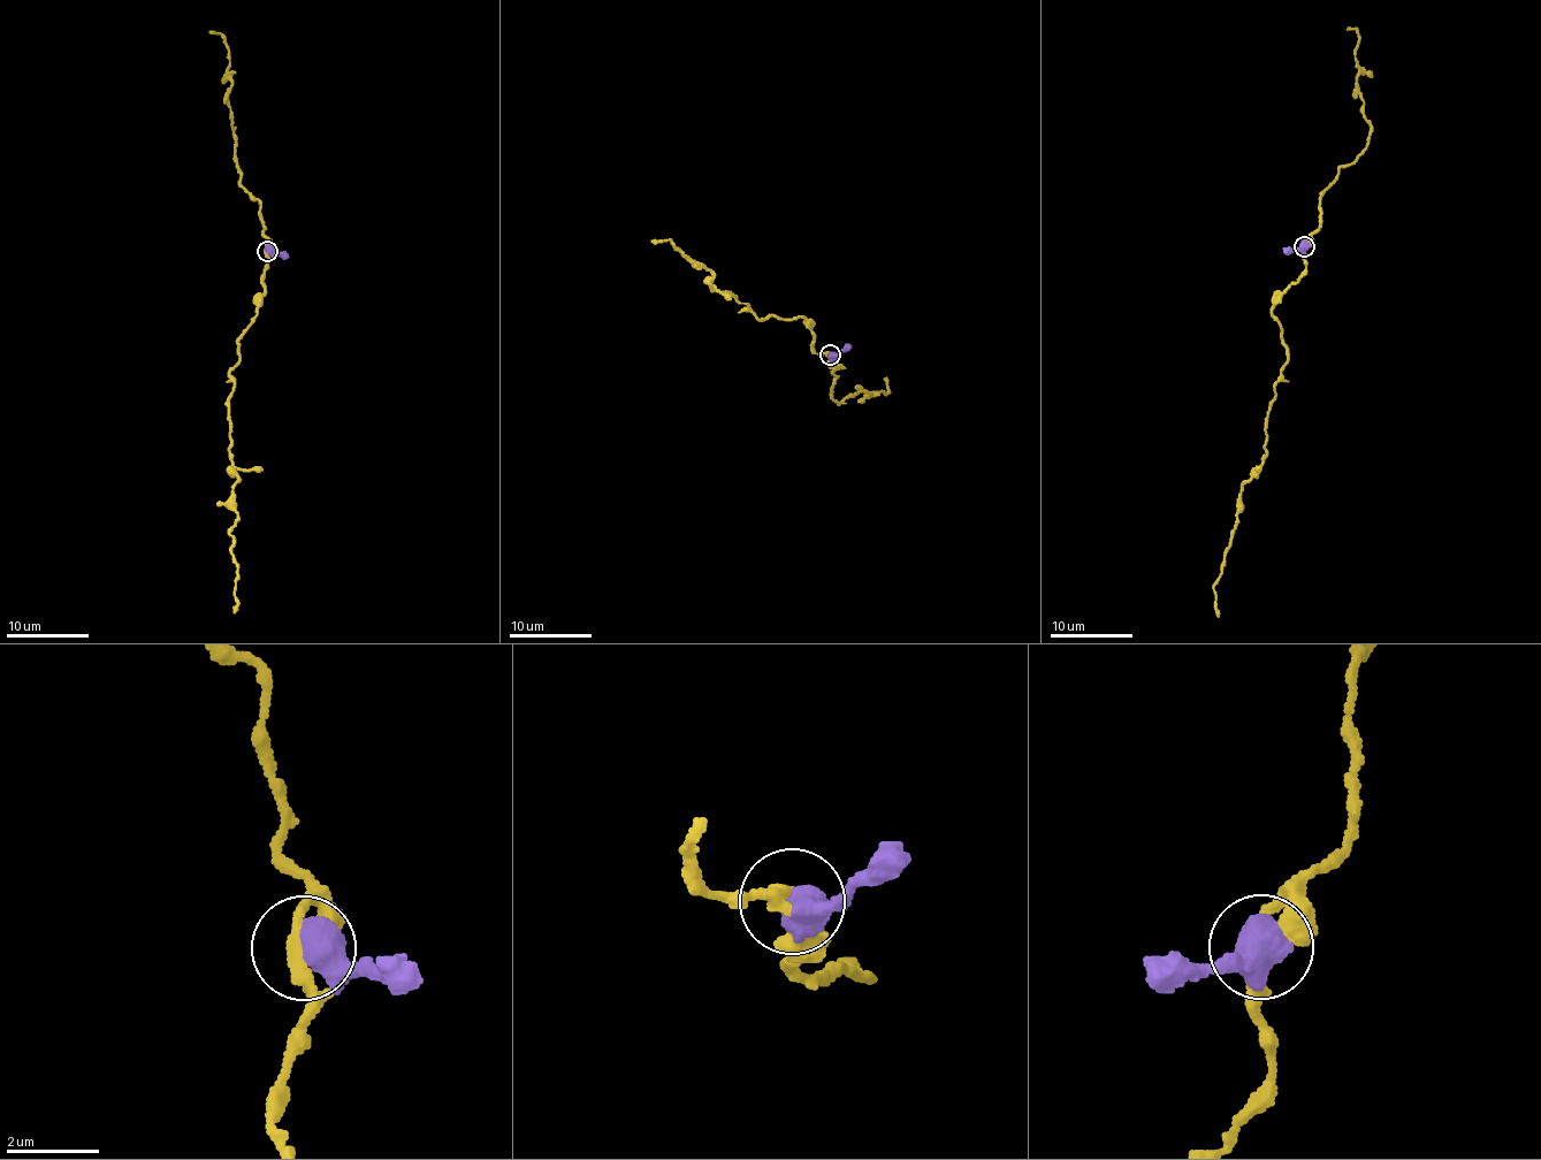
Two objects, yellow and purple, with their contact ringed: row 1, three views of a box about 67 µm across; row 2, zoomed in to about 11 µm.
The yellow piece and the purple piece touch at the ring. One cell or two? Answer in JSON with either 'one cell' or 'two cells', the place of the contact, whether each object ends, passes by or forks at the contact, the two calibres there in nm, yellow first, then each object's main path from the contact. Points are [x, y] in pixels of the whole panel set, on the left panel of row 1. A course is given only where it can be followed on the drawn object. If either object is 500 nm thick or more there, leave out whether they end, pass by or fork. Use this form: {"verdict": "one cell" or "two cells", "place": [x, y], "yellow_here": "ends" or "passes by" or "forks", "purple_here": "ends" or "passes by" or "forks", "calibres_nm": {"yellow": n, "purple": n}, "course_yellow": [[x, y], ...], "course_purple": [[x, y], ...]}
{"verdict": "one cell", "place": [267, 251], "calibres_nm": {"yellow": 280, "purple": 750}, "course_yellow": [[266, 251], [265, 289], [230, 372], [229, 456], [237, 513], [230, 535], [237, 573], [234, 612]], "course_purple": [[266, 251], [289, 256]]}

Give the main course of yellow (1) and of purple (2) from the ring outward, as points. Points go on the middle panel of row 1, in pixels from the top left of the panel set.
1: (829, 353), (814, 352), (803, 317), (757, 319), (732, 292), (710, 290), (711, 272), (671, 241), (651, 241)
2: (829, 353), (840, 355), (841, 351), (851, 348)

